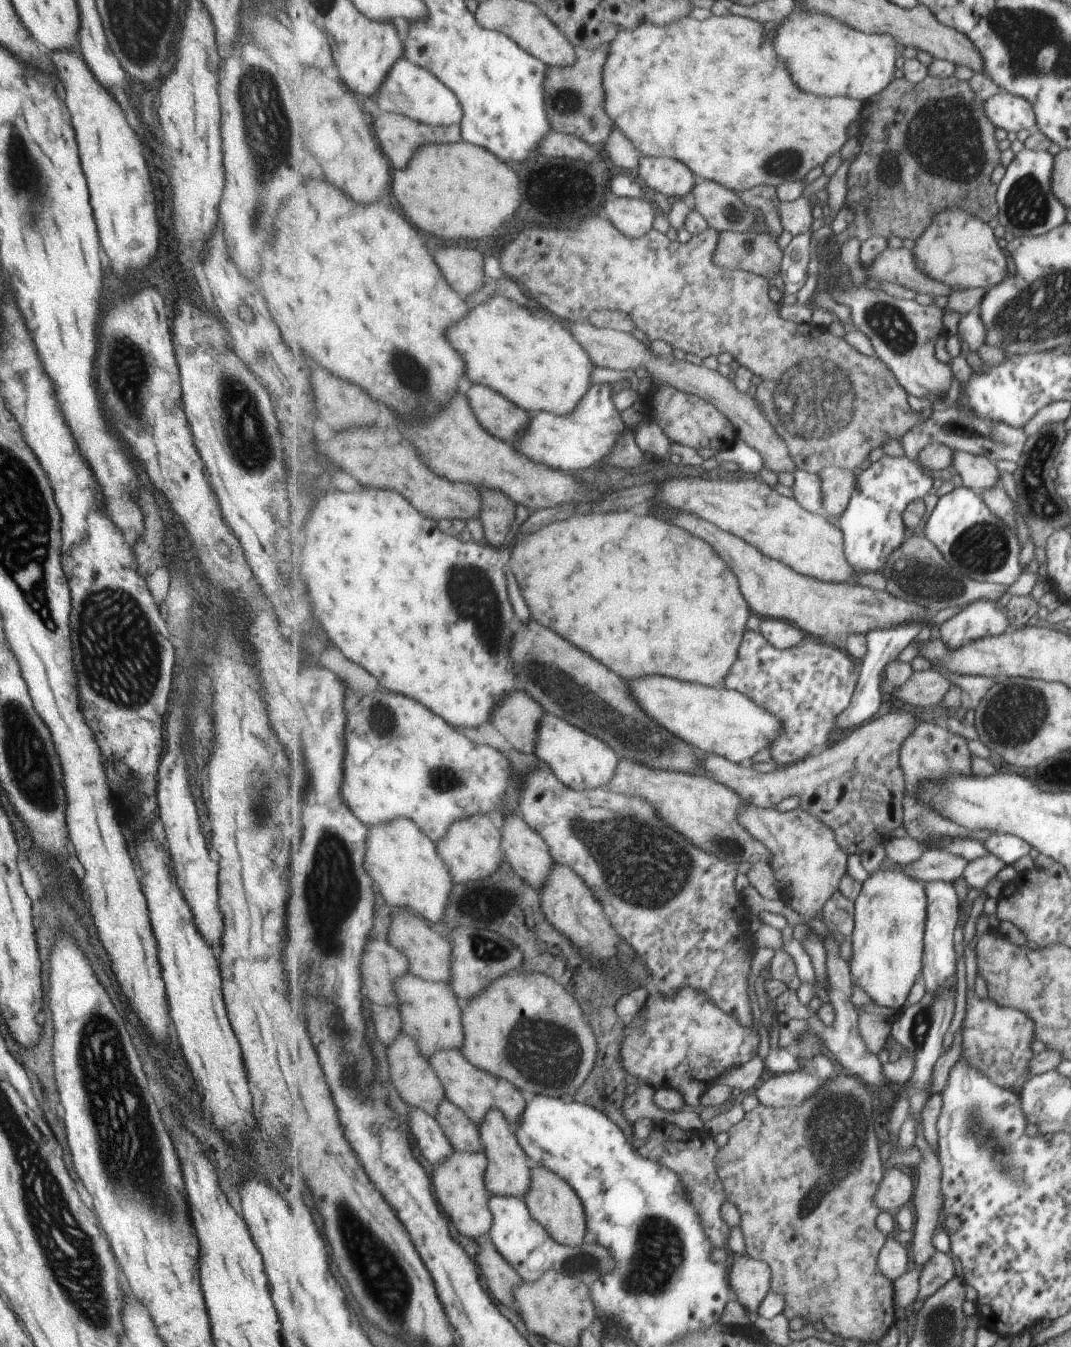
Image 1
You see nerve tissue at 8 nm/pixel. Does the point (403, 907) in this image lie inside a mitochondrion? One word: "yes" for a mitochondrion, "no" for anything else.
no

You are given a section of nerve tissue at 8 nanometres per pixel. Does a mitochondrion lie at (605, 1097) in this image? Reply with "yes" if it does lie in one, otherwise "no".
no

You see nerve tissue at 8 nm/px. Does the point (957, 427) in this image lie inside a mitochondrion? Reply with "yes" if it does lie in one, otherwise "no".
no

